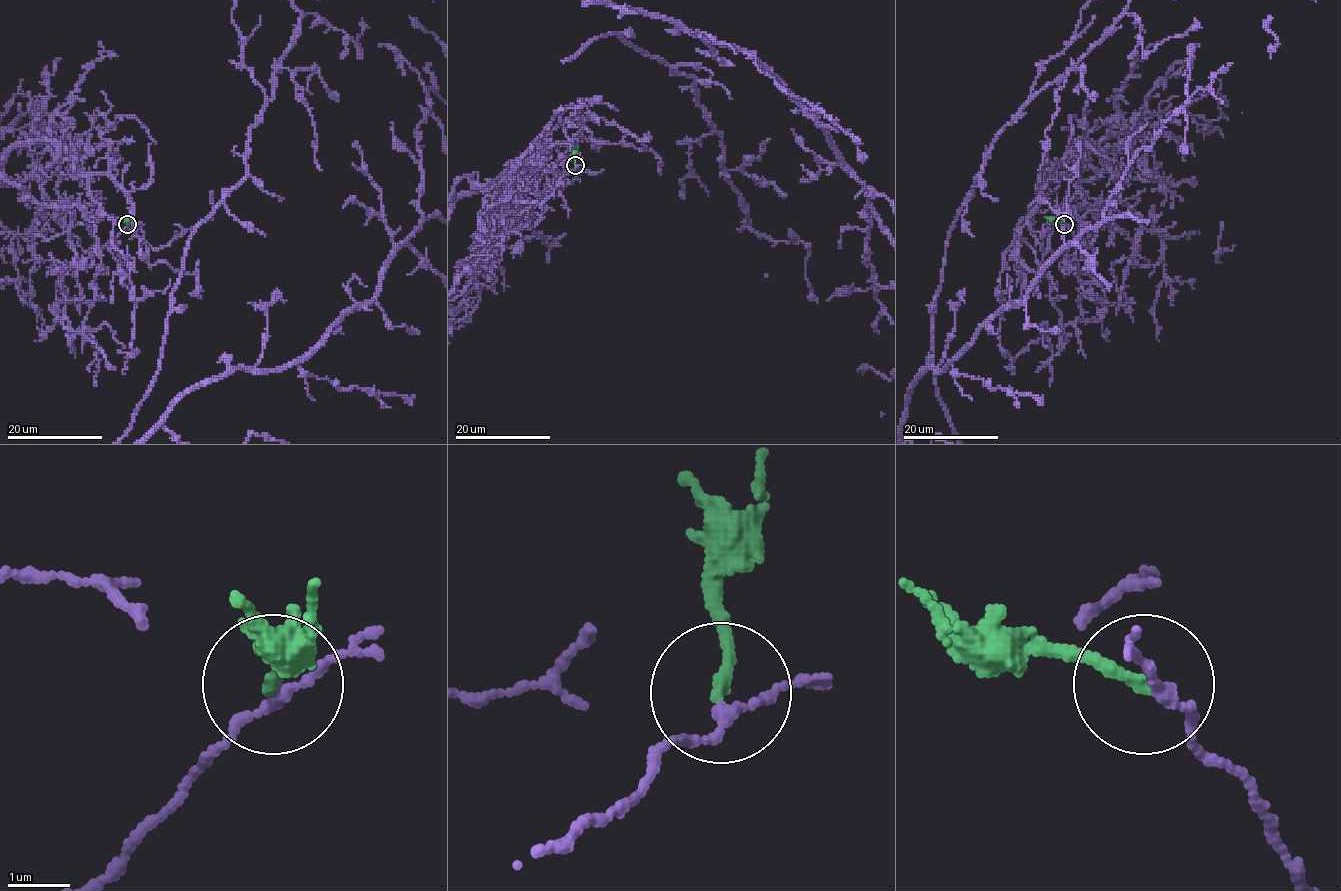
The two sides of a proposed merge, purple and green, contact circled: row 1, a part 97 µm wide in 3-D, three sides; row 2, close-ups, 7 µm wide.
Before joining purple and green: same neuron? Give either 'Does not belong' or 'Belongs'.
Does not belong

